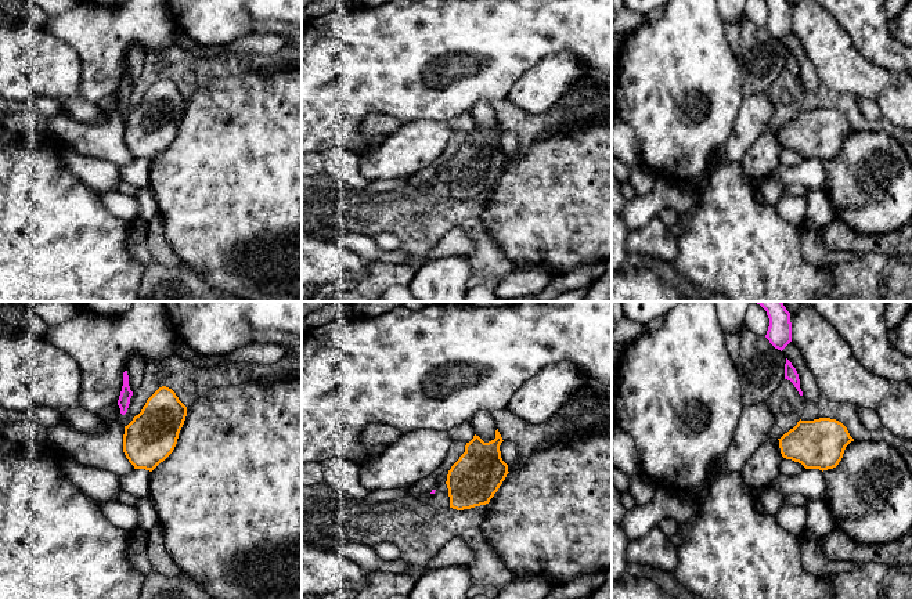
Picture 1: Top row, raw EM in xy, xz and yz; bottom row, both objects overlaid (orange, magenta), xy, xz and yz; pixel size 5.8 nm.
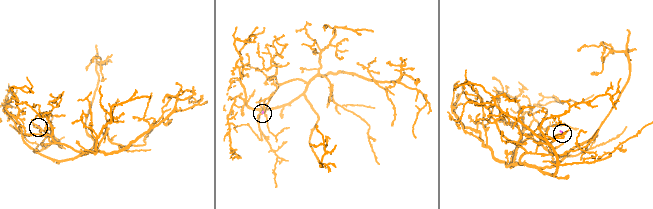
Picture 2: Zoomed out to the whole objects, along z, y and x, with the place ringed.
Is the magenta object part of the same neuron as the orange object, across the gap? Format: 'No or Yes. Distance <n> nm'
No. Distance 60 nm

